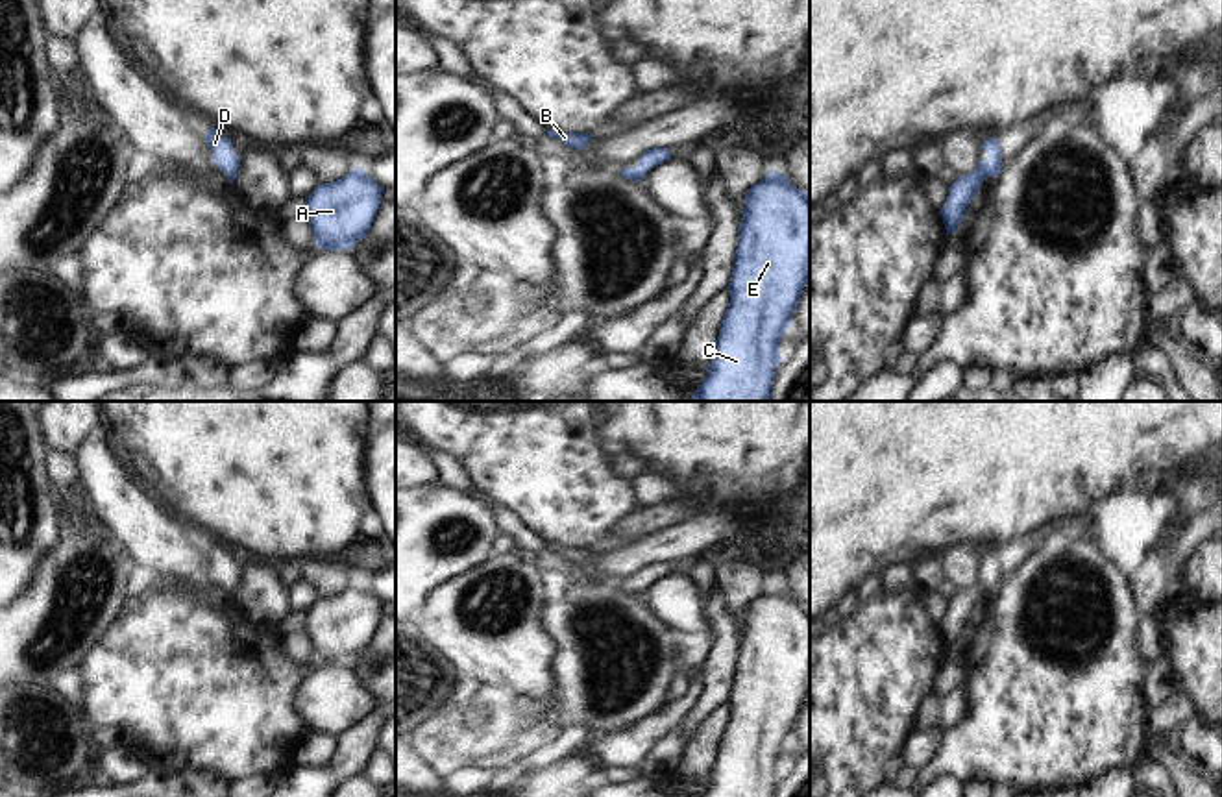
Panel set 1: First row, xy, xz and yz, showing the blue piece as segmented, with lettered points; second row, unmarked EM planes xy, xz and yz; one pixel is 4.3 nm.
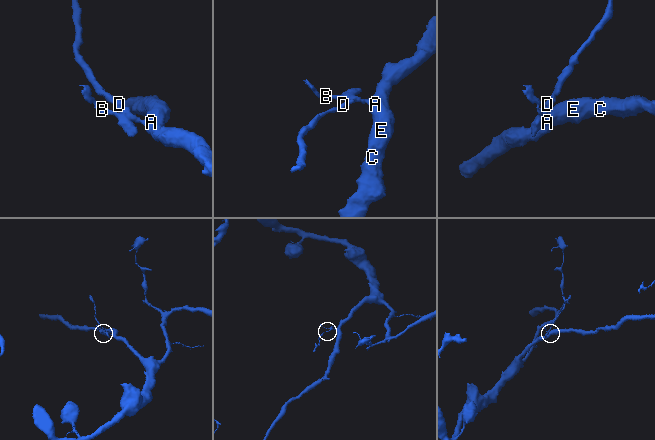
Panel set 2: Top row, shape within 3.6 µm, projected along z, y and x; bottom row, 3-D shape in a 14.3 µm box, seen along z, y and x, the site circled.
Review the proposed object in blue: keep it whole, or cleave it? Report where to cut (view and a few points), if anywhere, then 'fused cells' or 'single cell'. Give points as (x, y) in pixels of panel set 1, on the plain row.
no cut | single cell

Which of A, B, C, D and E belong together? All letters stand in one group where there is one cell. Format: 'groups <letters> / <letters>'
groups A B C D E

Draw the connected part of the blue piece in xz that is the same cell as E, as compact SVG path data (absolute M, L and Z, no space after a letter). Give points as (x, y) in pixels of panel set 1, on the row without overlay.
M776 584L745 610L730 716L701 797L773 797L778 756L808 697L810 612Z

